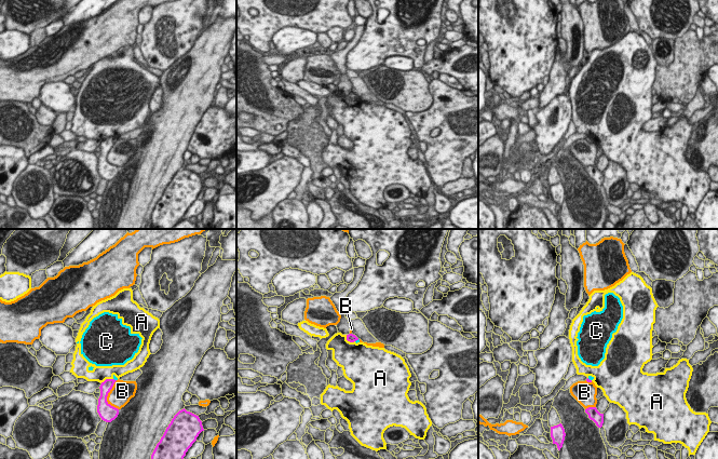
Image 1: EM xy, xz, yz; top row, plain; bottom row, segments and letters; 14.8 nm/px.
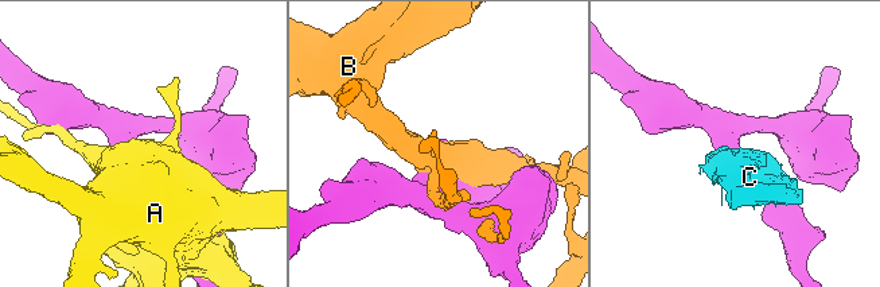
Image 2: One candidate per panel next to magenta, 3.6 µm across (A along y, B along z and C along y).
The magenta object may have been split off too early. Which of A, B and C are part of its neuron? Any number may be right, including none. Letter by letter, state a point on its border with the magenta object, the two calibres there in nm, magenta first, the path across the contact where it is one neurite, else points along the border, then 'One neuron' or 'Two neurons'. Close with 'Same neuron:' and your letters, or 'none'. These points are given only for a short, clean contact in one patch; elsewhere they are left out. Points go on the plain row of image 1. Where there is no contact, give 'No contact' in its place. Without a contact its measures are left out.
A: Touches magenta at xz (349, 98). Thickness 120 nm (magenta) against 440 nm. Two neurons
B: Touches magenta at xy (107, 153). Thickness 240 nm (magenta) against 320 nm. Two neurons
C: Touches magenta at xz (356, 97). Thickness 120 nm (magenta) against 50 nm. Boundary: xz (358, 97), (355, 99). Two neurons
Same neuron: none.

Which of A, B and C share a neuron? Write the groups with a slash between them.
A C / B

